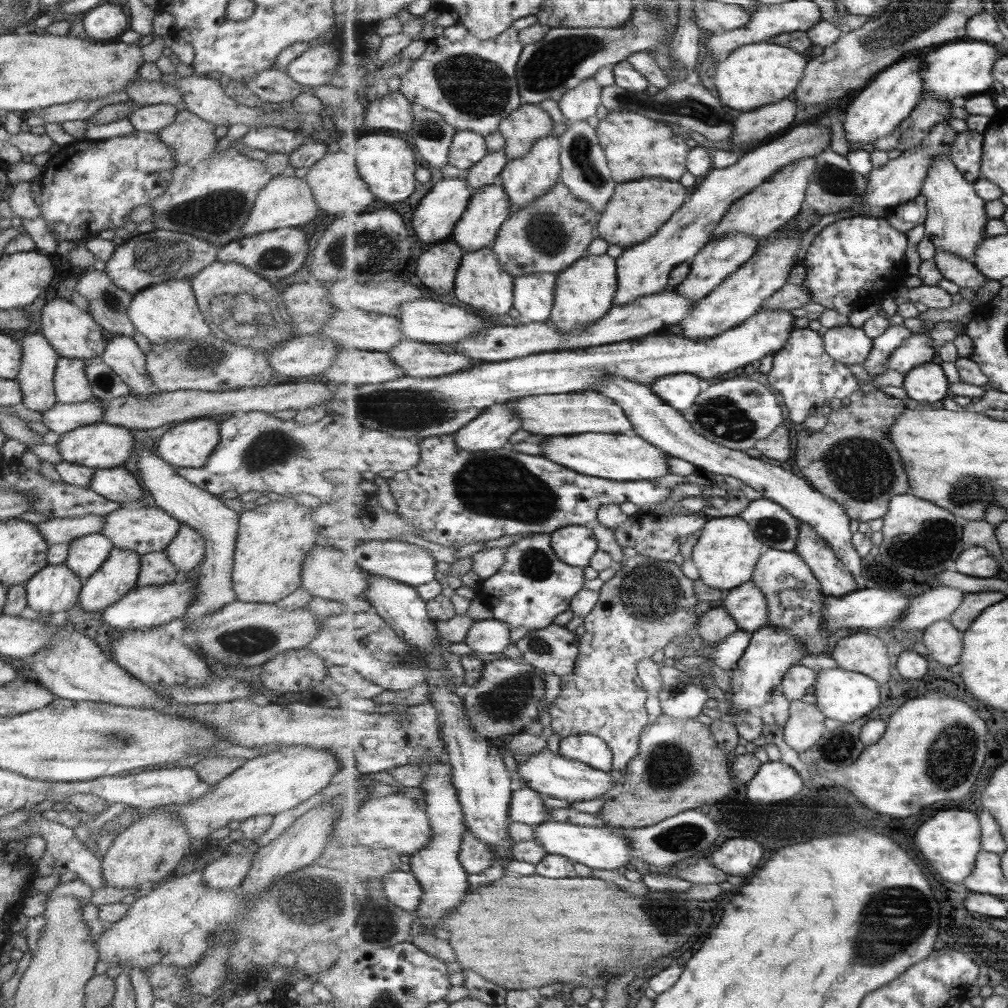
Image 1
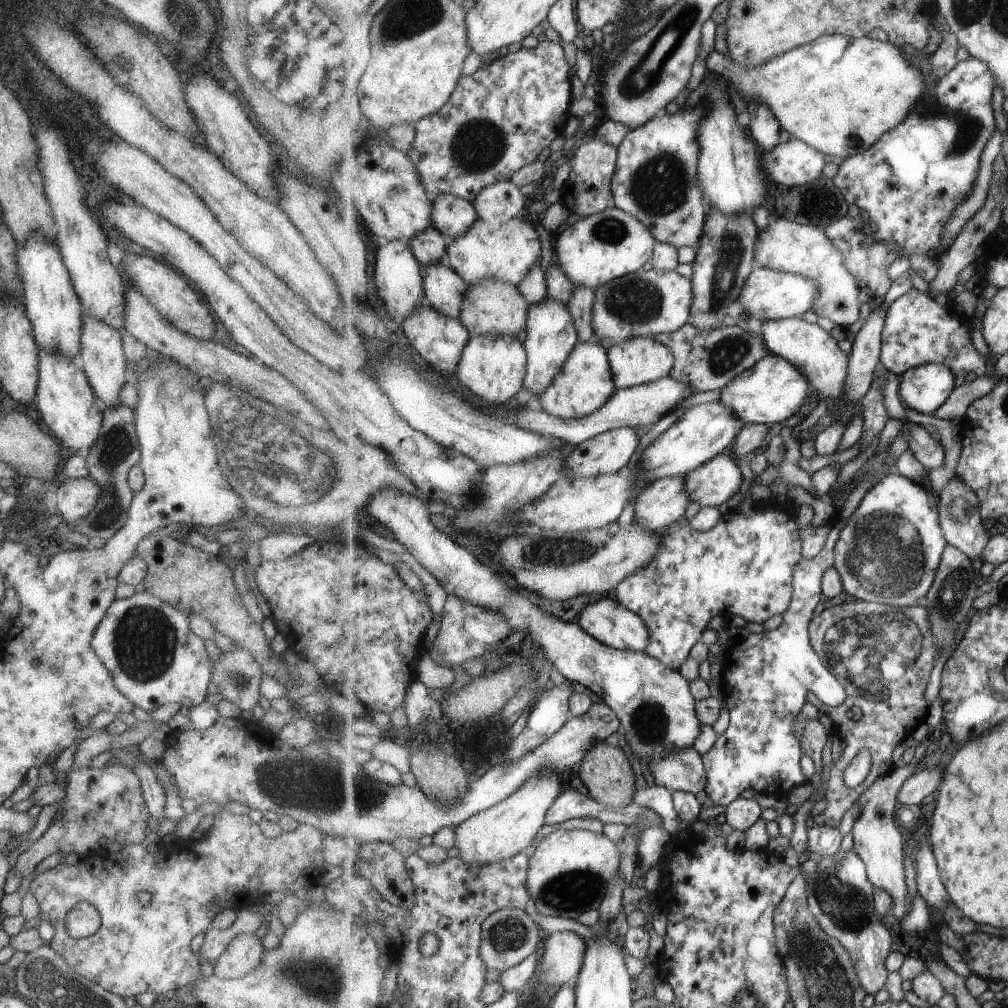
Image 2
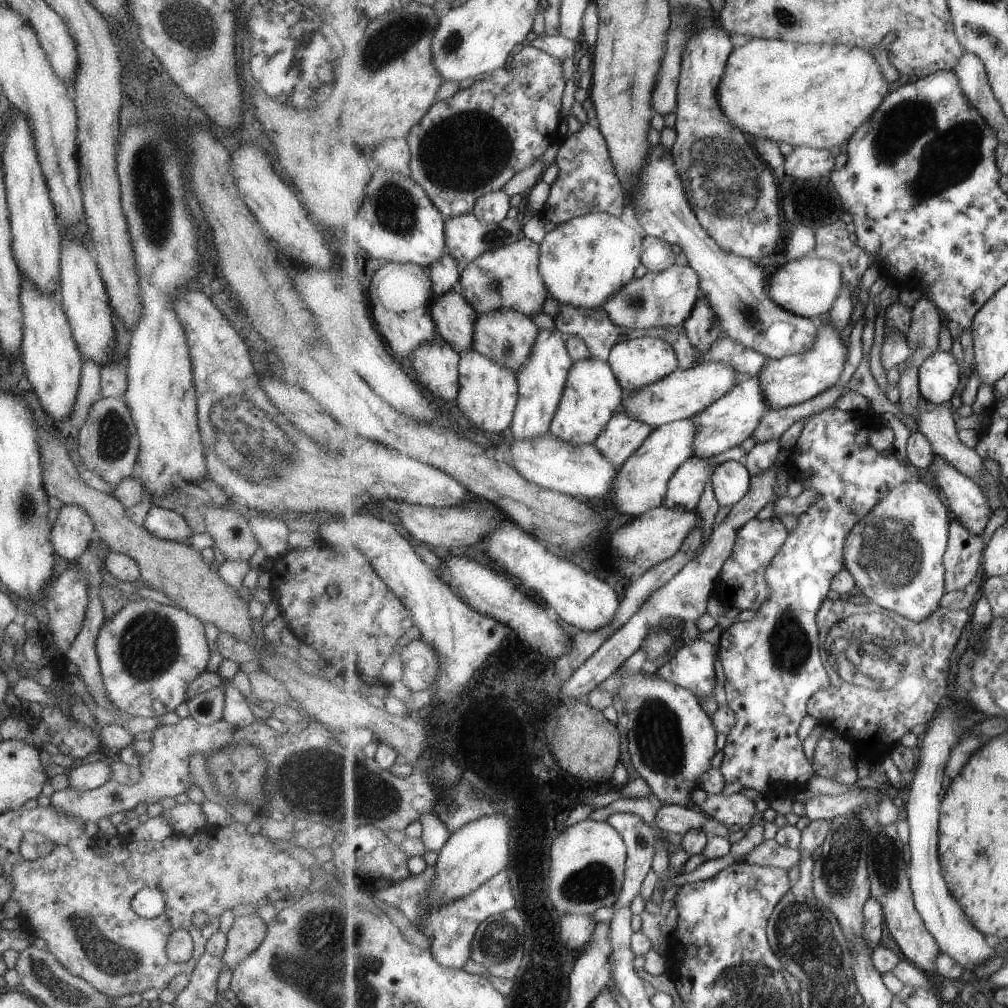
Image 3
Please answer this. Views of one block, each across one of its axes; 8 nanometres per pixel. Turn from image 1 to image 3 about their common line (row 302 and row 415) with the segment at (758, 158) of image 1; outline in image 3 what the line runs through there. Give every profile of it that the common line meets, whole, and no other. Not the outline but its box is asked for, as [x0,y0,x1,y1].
[593,410,653,469]

